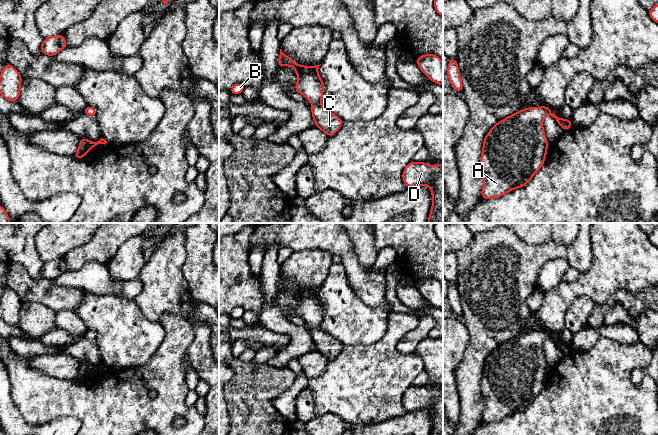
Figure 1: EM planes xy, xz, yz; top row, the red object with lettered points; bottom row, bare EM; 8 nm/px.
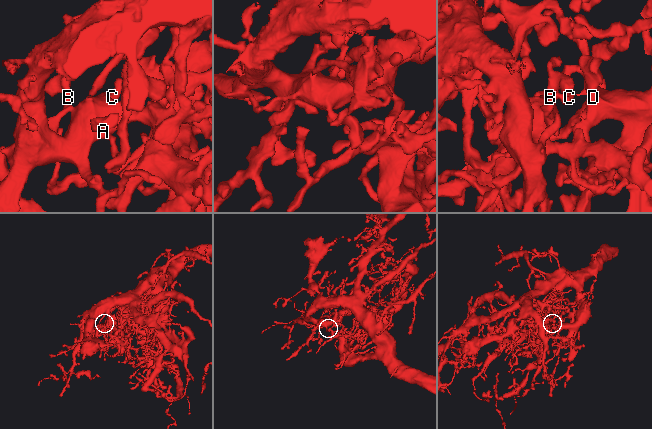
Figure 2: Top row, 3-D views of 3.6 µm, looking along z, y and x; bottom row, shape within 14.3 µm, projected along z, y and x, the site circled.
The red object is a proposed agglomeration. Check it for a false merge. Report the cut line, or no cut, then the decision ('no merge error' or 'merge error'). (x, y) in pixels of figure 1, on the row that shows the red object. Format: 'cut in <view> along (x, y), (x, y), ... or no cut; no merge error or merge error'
no cut; no merge error

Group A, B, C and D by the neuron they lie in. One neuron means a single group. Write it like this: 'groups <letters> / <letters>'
groups A B C D

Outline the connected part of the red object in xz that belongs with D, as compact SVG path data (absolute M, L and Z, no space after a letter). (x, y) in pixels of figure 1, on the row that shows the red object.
M425 162L409 163L402 173L406 187L428 185L433 203L428 223L443 223L443 164L431 166Z

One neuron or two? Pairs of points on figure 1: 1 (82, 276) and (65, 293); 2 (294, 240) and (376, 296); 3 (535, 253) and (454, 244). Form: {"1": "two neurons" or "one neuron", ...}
{"1": "two neurons", "2": "one neuron", "3": "two neurons"}

